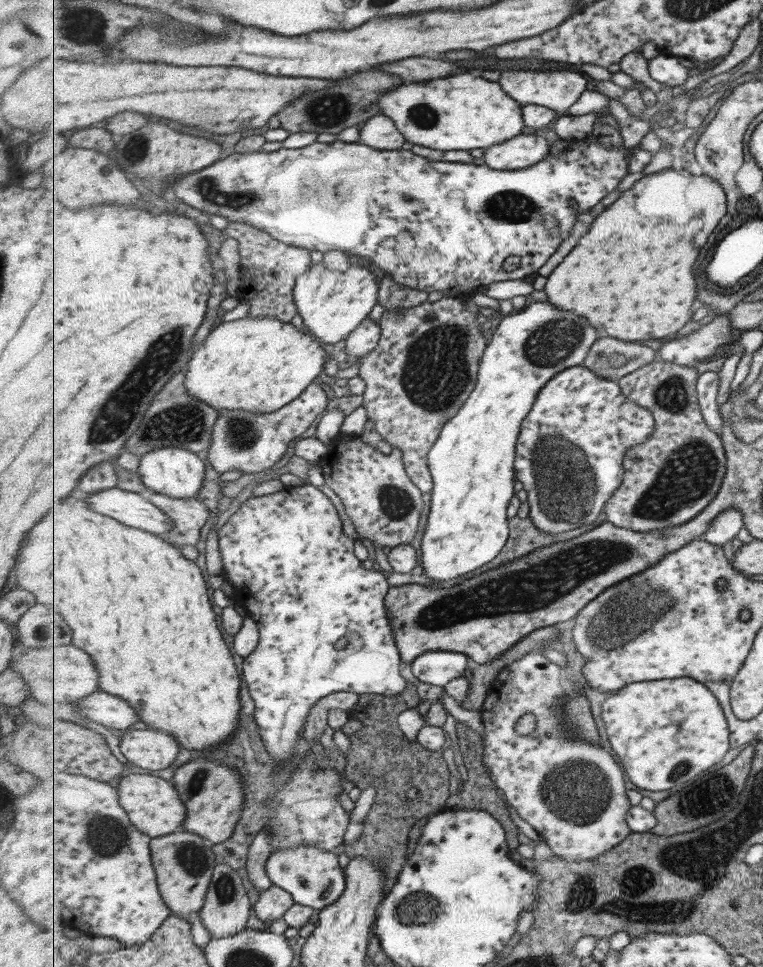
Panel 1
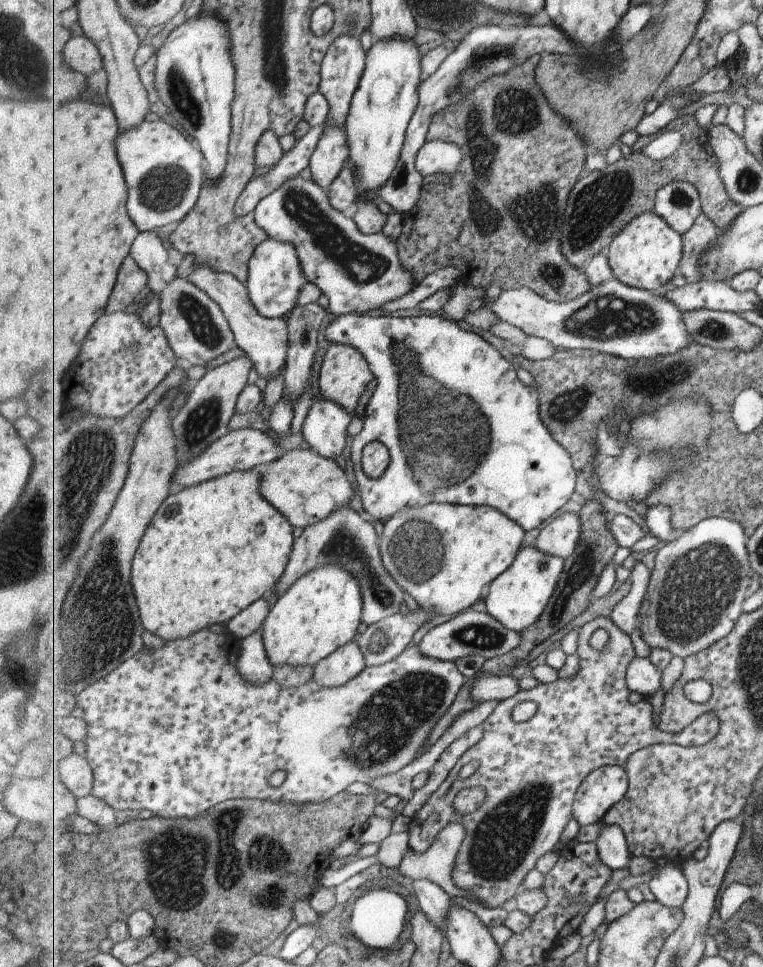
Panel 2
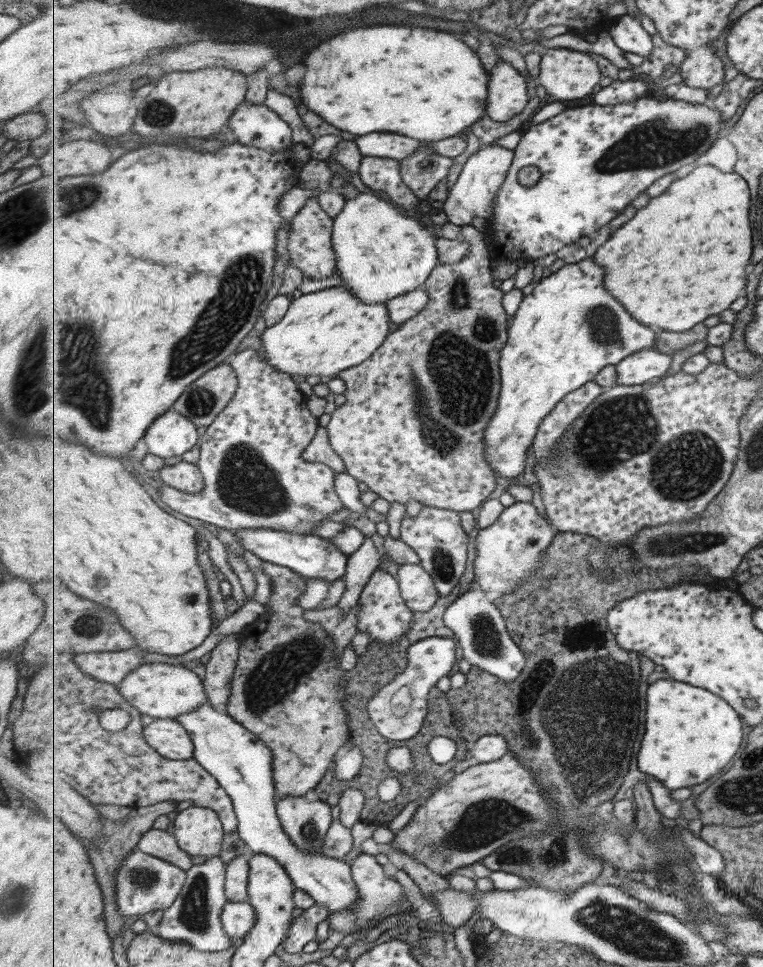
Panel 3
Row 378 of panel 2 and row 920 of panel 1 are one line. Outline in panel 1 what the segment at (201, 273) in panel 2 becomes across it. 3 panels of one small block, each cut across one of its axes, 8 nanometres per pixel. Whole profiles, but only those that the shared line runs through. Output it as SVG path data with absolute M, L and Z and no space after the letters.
M273 884L260 893L260 897L254 904L254 911L259 919L271 922L277 918L284 918L285 913L289 912L295 904L290 892Z

